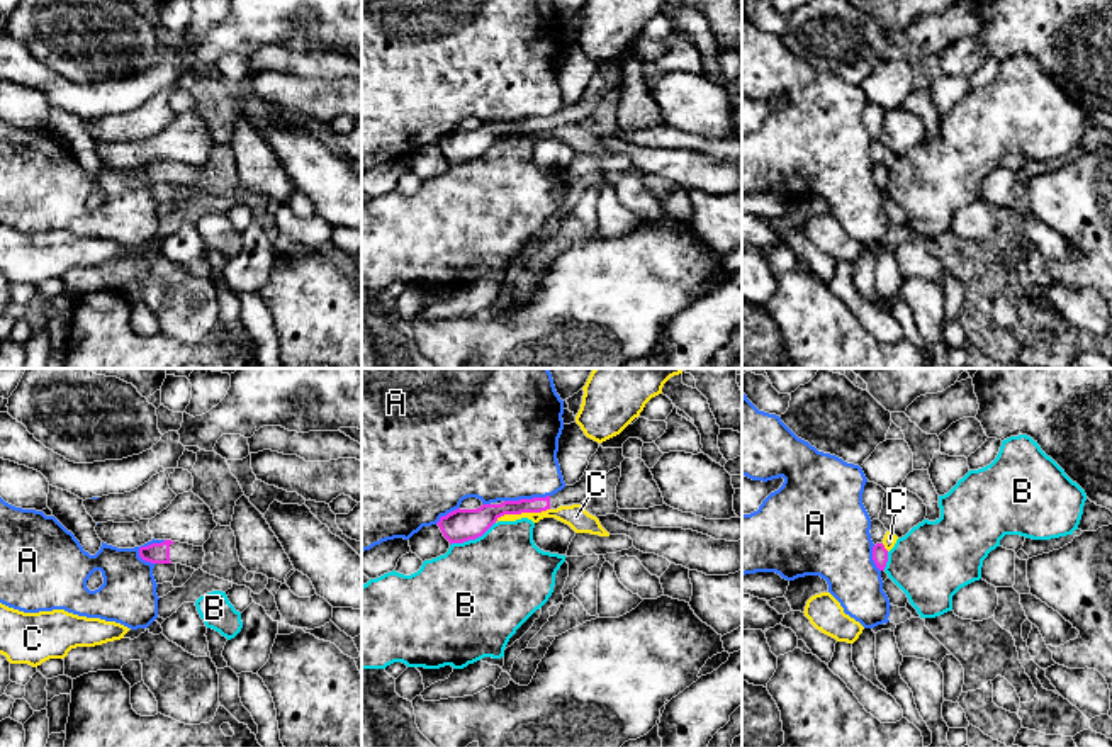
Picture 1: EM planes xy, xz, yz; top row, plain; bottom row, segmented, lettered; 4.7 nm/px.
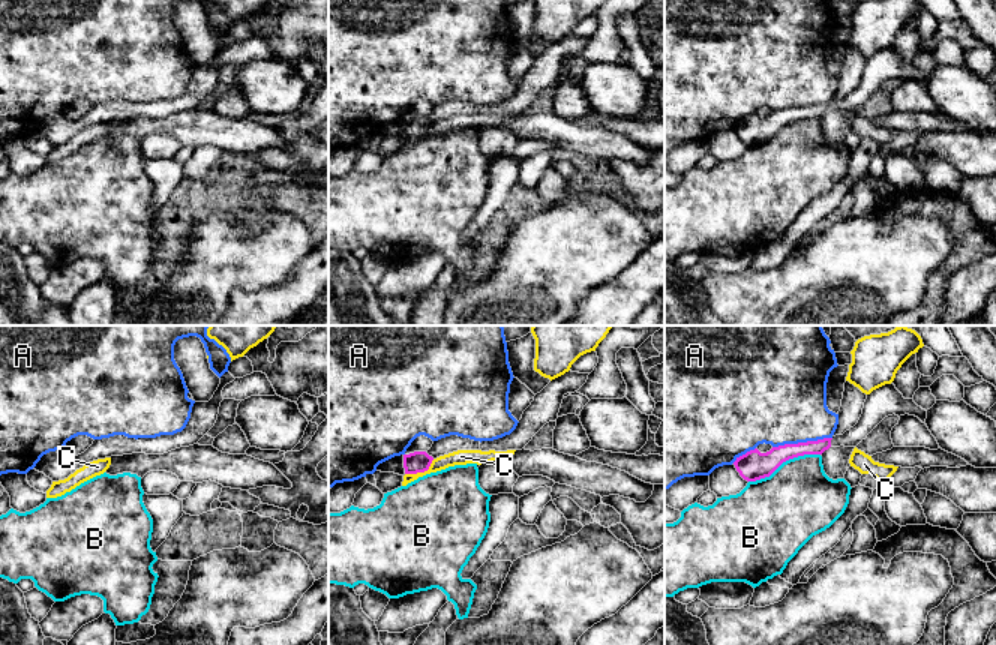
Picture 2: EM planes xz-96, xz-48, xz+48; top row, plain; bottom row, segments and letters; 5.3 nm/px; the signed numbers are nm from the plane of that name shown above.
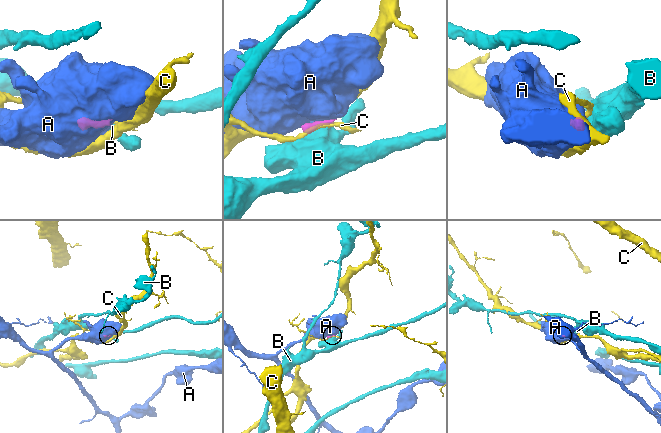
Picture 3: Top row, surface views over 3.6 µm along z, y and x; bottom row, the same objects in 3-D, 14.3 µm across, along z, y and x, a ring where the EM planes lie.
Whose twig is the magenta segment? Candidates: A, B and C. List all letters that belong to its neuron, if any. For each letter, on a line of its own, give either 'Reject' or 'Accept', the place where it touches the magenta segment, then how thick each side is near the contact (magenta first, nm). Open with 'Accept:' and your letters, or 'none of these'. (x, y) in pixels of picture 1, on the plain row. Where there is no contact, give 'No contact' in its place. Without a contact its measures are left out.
Accept: none of these
A: Reject. Touches magenta at xy (148, 165). Thickness 100 nm (magenta) against 260 nm
B: Reject. Touches magenta at xz (472, 158). Thickness 160 nm (magenta) against 480 nm
C: Reject. Touches magenta at xz (522, 131). Thickness 140 nm (magenta) against 100 nm

